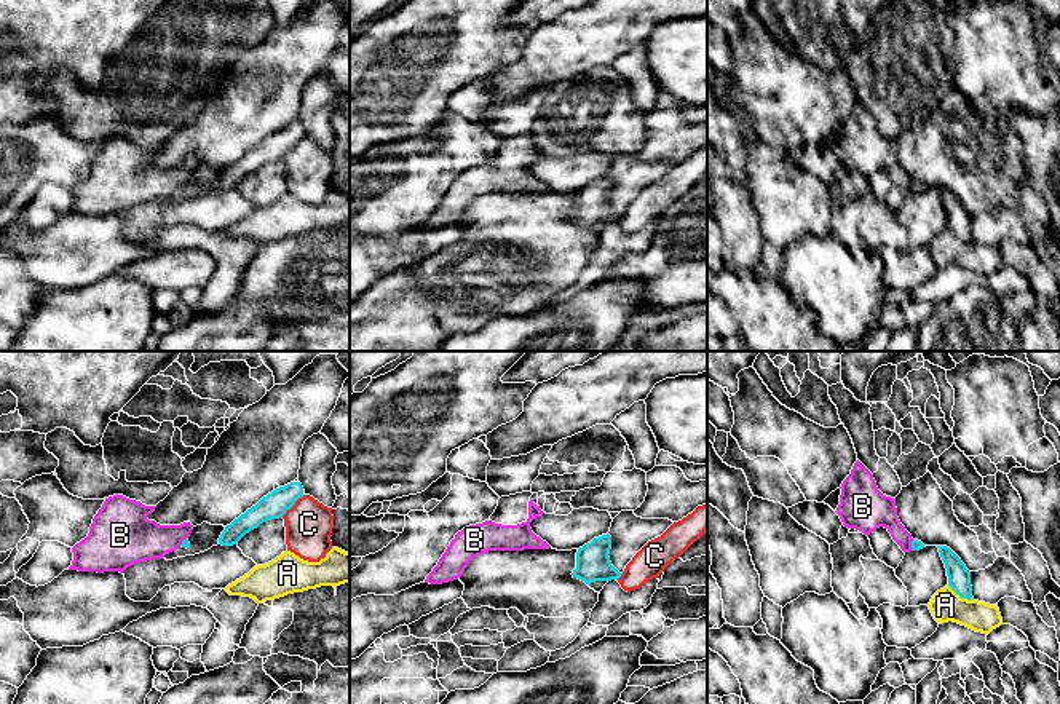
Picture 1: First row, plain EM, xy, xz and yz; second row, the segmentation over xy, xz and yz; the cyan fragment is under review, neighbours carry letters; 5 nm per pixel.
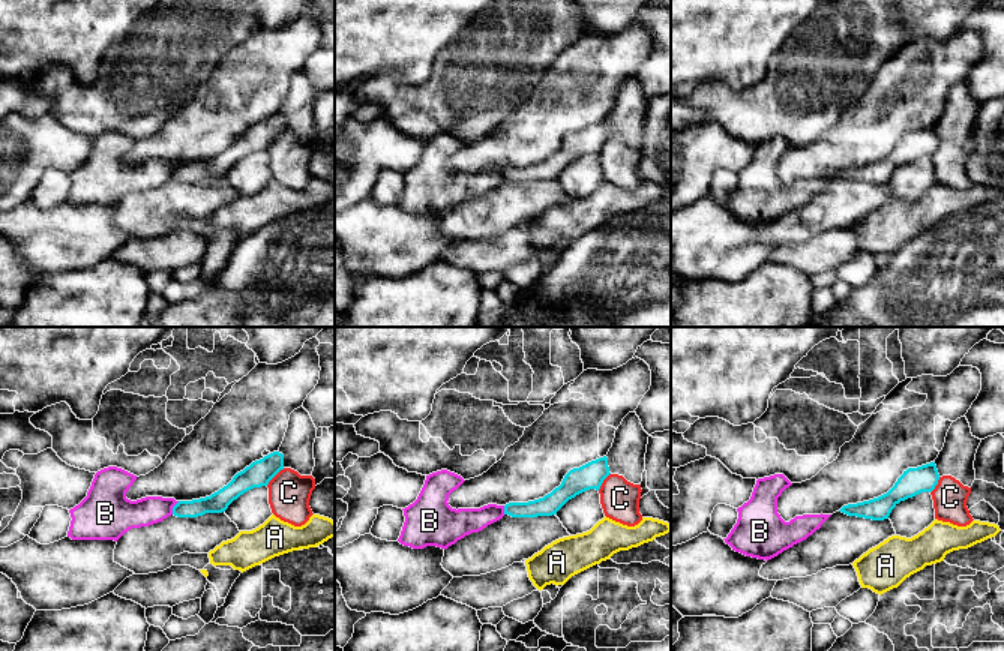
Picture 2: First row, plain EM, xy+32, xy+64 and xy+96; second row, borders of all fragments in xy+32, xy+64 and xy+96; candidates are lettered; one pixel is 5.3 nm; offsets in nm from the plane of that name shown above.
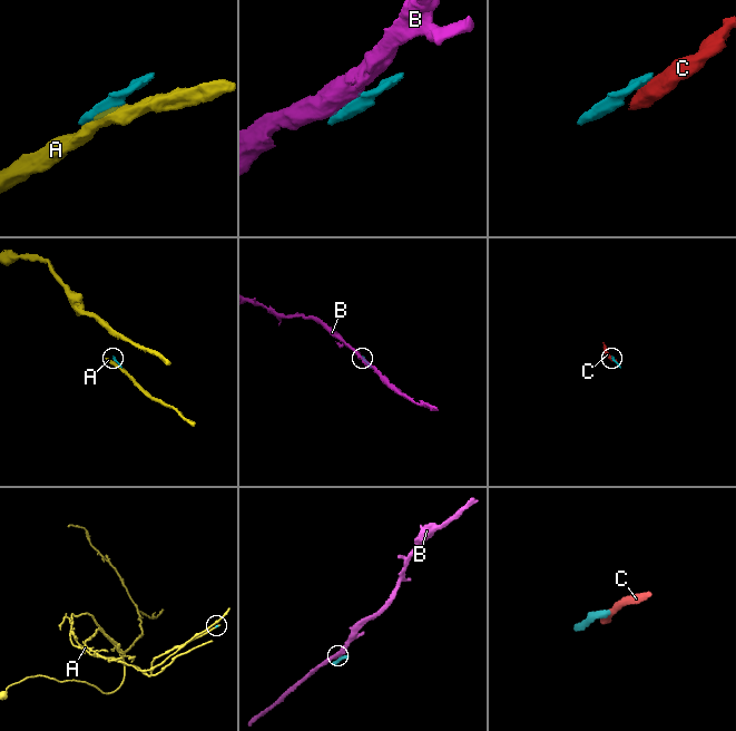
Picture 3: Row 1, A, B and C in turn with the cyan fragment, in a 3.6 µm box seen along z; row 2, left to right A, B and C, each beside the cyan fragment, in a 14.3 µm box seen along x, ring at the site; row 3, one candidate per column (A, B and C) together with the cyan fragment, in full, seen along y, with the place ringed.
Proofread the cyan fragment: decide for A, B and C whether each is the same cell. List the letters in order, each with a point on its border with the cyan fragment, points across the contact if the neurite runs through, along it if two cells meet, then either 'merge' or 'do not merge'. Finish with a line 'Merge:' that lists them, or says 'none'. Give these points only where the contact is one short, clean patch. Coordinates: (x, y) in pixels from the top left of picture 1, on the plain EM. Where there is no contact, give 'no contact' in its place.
A: meets cyan in yz at (961, 240); do not merge
B: meets cyan in yz at (912, 187); border along yz (913, 182), (912, 192); do not merge
C: meets cyan in xy at (292, 147); border along xy (304, 138), (281, 158); do not merge
Merge: none

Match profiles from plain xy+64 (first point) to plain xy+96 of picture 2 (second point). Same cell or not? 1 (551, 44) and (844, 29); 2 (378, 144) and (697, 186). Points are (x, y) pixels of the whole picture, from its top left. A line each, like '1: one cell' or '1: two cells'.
1: one cell
2: one cell

